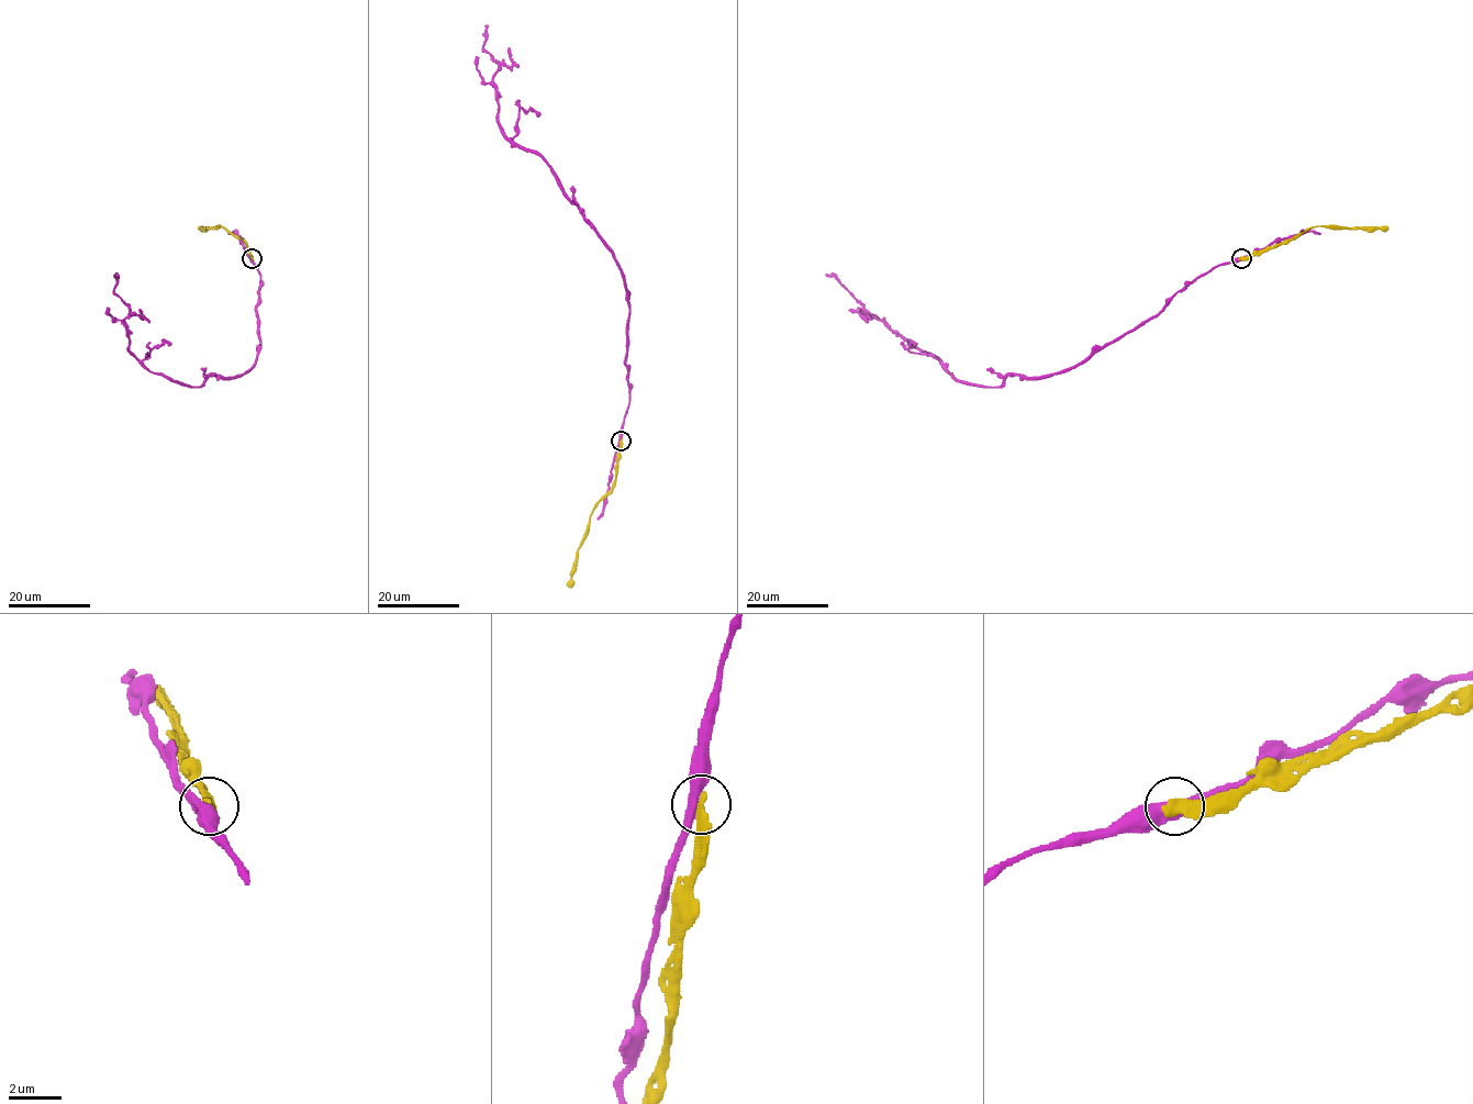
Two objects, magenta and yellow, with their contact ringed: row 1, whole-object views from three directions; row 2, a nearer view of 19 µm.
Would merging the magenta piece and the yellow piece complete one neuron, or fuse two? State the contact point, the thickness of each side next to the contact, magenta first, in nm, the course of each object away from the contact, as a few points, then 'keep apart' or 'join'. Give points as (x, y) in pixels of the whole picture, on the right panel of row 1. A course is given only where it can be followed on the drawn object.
(1241, 258) | 440/360 nm | magenta via (1240, 258), (1201, 274), (1156, 315), (1079, 363), (1048, 376), (1007, 376), (999, 387), (962, 383), (826, 274) | yellow via (1240, 258), (1251, 258), (1286, 244), (1315, 226), (1387, 227) | keep apart

